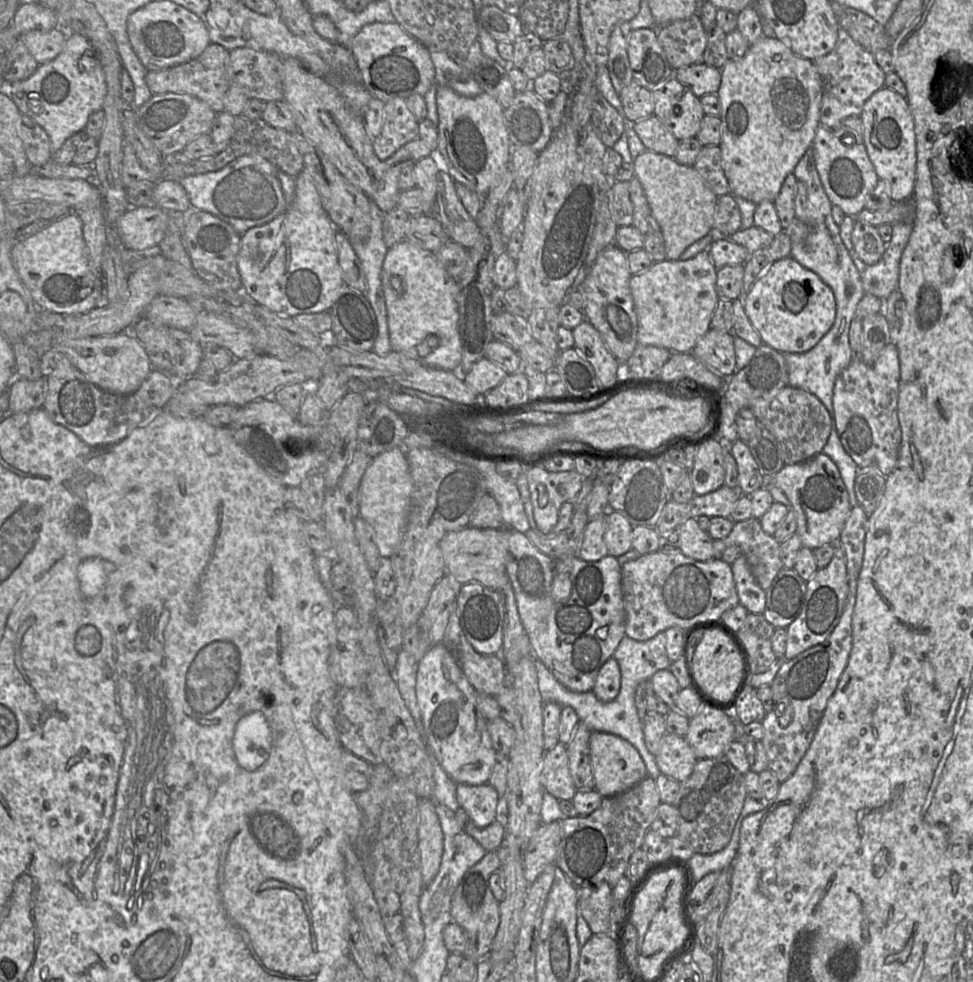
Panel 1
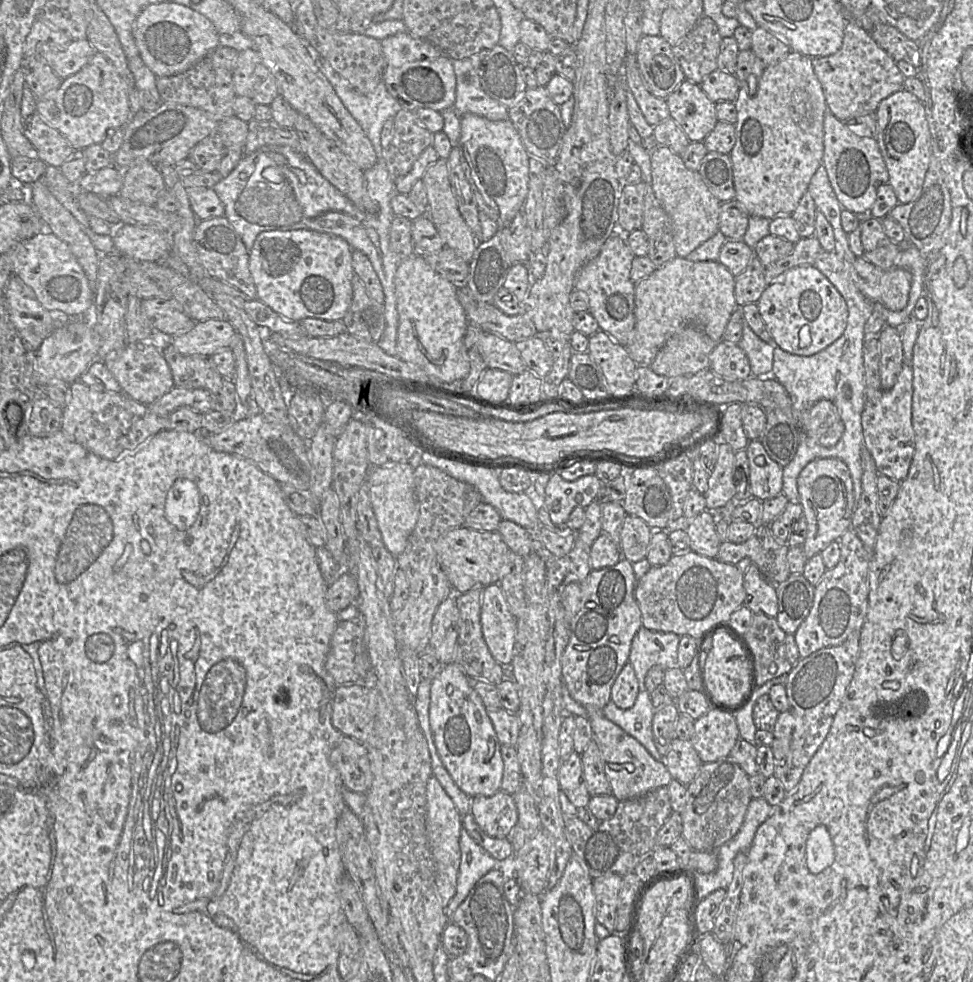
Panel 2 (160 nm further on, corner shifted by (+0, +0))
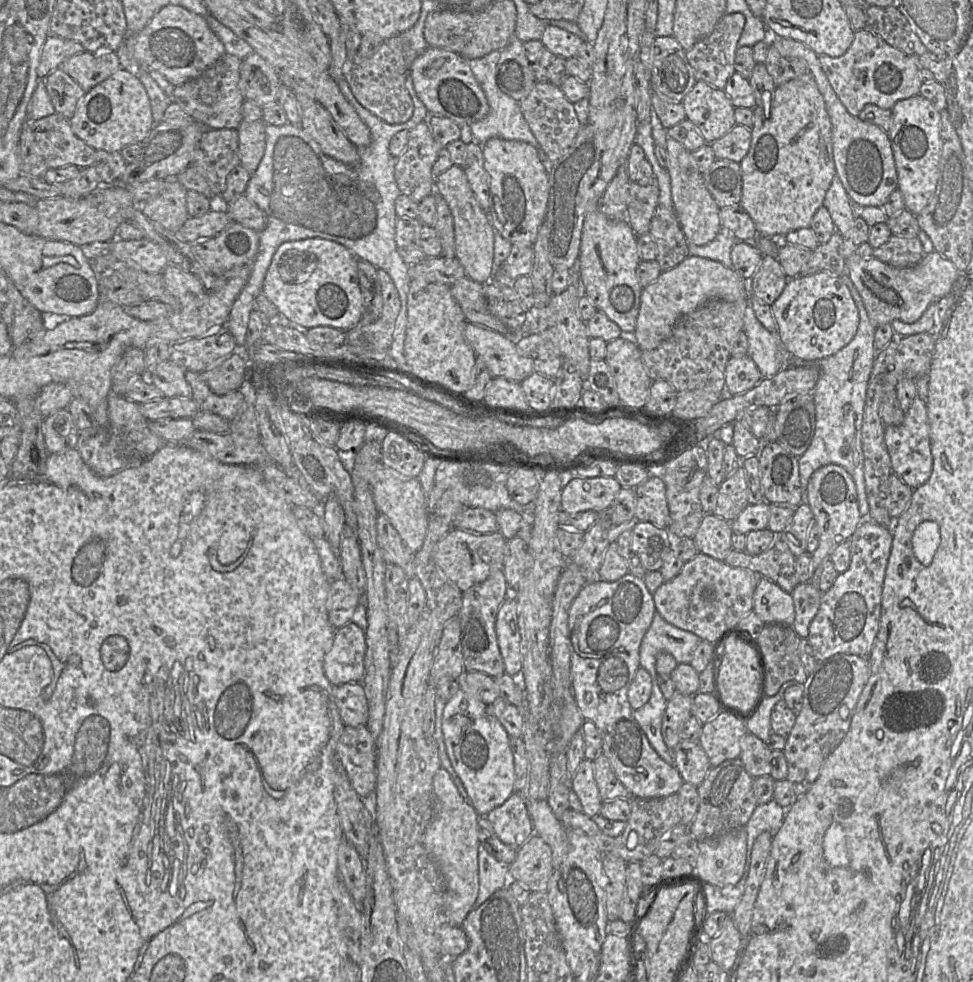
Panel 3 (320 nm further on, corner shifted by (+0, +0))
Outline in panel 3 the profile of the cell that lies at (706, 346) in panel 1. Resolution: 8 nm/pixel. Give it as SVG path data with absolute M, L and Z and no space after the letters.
M749 356L730 357L725 368L726 393L732 396L745 393L755 387L762 378Z

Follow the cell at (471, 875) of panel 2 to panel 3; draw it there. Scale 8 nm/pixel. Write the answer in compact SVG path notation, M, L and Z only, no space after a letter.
M483 846L478 850L479 893L473 908L479 907L494 892L508 885L509 866L492 856Z

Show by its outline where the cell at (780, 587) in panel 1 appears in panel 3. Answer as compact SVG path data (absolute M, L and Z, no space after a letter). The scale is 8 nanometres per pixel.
M808 581L799 583L791 595L795 609L792 627L802 639L807 639L809 626L820 607L822 592Z

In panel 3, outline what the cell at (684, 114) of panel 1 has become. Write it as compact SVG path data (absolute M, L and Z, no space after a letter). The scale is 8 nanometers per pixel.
M702 80L696 81L681 103L686 119L696 126L706 143L721 138L737 124L729 96Z

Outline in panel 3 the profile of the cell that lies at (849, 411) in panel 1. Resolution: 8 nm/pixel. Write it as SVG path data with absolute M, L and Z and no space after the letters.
M917 395L905 412L905 419L897 426L886 425L884 441L890 455L892 471L913 490L923 485L931 476L933 456L930 443L930 425L926 403Z

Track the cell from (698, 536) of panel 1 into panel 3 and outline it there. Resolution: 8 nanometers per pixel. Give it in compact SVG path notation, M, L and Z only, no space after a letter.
M706 513L693 536L698 552L724 561L731 552L733 534L731 523L712 513Z

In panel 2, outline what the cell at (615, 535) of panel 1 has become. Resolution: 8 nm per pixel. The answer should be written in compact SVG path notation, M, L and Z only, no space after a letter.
M626 515L621 530L622 557L631 563L646 559L652 533L653 529L643 519Z

